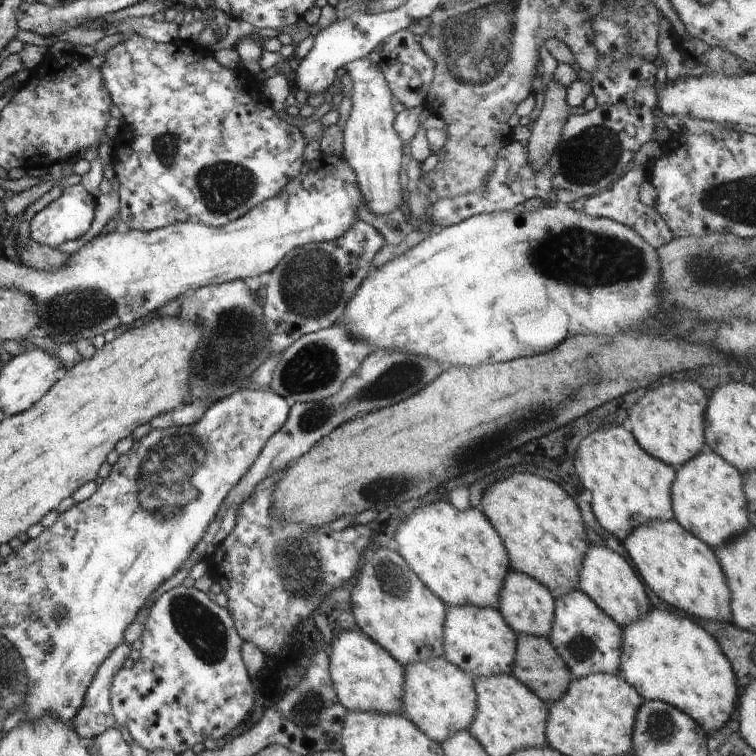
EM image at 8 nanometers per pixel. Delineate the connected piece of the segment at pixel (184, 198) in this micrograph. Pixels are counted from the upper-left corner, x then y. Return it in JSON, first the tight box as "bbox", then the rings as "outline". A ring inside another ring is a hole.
{"bbox":[99,32,307,232],"outline":[[[124,32],[119,34],[119,42],[104,54],[104,62],[99,66],[99,69],[102,72],[102,82],[108,90],[108,94],[122,112],[124,120],[128,124],[132,124],[132,132],[136,134],[130,146],[120,148],[118,164],[114,166],[120,193],[118,216],[120,216],[123,228],[148,232],[186,221],[201,222],[206,226],[222,228],[228,222],[234,222],[237,218],[242,218],[242,216],[248,214],[260,202],[270,200],[274,196],[278,197],[282,188],[300,174],[300,169],[304,164],[303,152],[307,145],[302,132],[299,127],[286,123],[276,115],[270,106],[268,96],[258,87],[260,81],[252,76],[244,65],[239,64],[236,68],[227,68],[220,65],[209,49],[204,48],[202,44],[195,40],[176,38],[172,42],[162,44],[154,42],[154,40],[148,40],[140,34]]]}

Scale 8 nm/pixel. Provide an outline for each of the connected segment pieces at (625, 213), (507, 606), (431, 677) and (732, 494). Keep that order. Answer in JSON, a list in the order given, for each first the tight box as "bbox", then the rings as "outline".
[{"bbox":[582,166,674,248],"outline":[[[630,166],[626,173],[612,187],[589,196],[586,202],[584,202],[582,211],[584,214],[592,216],[592,218],[606,217],[614,220],[614,222],[620,222],[620,224],[632,228],[652,248],[660,248],[660,246],[668,244],[673,239],[674,234],[654,207],[640,202],[640,184],[644,184],[644,180],[646,180],[644,170]]]},{"bbox":[499,571,554,637],"outline":[[[510,571],[500,591],[499,611],[506,624],[516,634],[548,637],[554,620],[554,597],[544,584],[529,577],[526,573]]]},{"bbox":[402,655,478,744],"outline":[[[444,655],[408,664],[402,669],[404,670],[403,714],[410,722],[413,722],[430,740],[440,744],[460,730],[469,730],[478,708],[474,678],[448,662]]]},{"bbox":[671,450,752,549],"outline":[[[704,450],[684,466],[675,469],[675,472],[676,480],[671,490],[672,510],[675,521],[684,530],[715,549],[752,528],[741,473],[729,462],[712,451]]]}]

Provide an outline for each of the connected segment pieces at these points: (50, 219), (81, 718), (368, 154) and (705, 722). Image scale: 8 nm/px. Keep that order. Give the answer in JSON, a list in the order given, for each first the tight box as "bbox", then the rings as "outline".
[{"bbox":[29,183,97,249],"outline":[[[82,183],[66,186],[59,198],[50,202],[29,220],[31,228],[29,238],[42,246],[46,245],[56,249],[68,240],[82,238],[92,226],[96,203],[97,199],[84,189]]]},{"bbox":[72,642,132,747],"outline":[[[122,642],[98,668],[92,684],[88,686],[84,706],[78,711],[72,721],[73,727],[78,732],[82,744],[88,747],[90,738],[100,736],[104,730],[115,726],[112,714],[109,692],[112,679],[122,669],[126,658],[132,651],[132,644]]]},{"bbox":[343,57,405,216],"outline":[[[366,57],[345,66],[352,78],[352,110],[343,128],[343,157],[354,171],[358,190],[372,214],[382,216],[405,205],[400,184],[404,144],[394,130],[394,96],[382,71]]]},{"bbox":[620,607,740,732],"outline":[[[652,607],[644,618],[622,628],[620,672],[623,680],[626,680],[646,701],[662,701],[675,706],[693,718],[705,732],[718,730],[720,726],[726,724],[726,720],[736,715],[740,692],[736,686],[736,674],[728,658],[724,656],[716,640],[702,626],[698,626],[690,618],[676,616],[670,610],[657,610]]]}]

